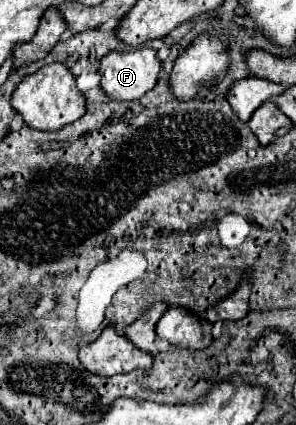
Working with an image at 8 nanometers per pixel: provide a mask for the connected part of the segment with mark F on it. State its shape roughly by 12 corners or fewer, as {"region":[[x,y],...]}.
{"region":[[153,48],[111,52],[101,88],[111,100],[139,100],[159,78]]}

